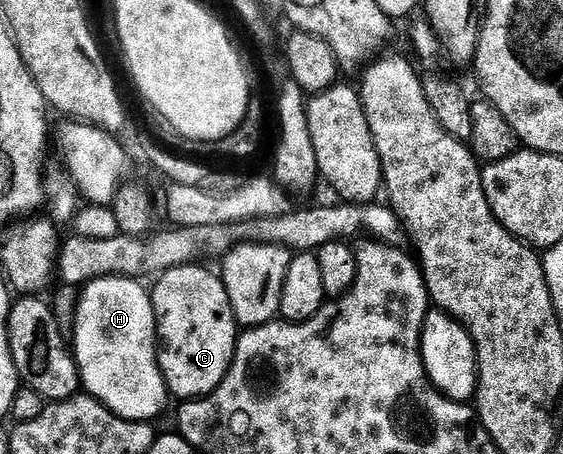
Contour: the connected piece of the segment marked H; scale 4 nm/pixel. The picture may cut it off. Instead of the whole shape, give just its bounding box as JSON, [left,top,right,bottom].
[72,275,168,421]

